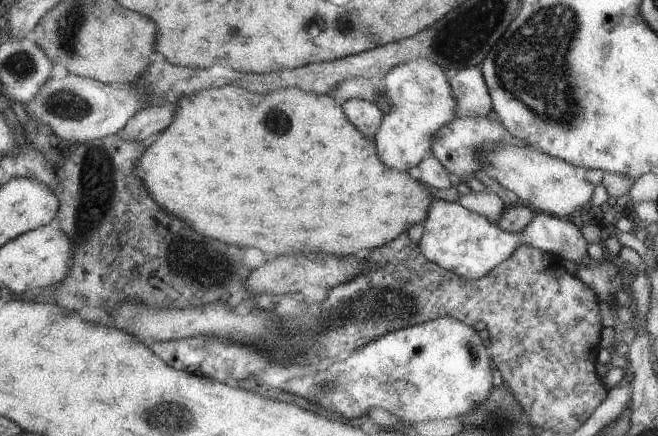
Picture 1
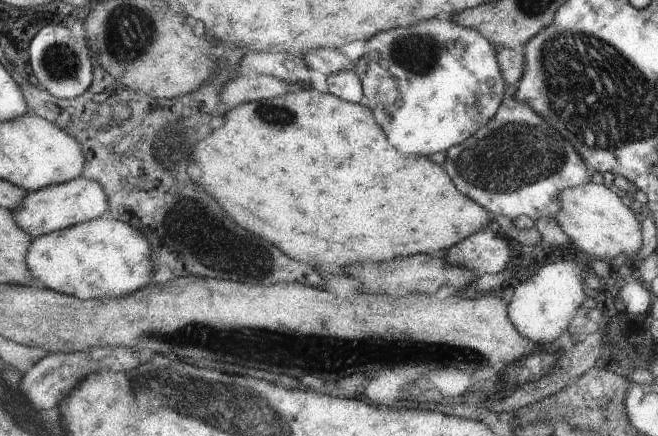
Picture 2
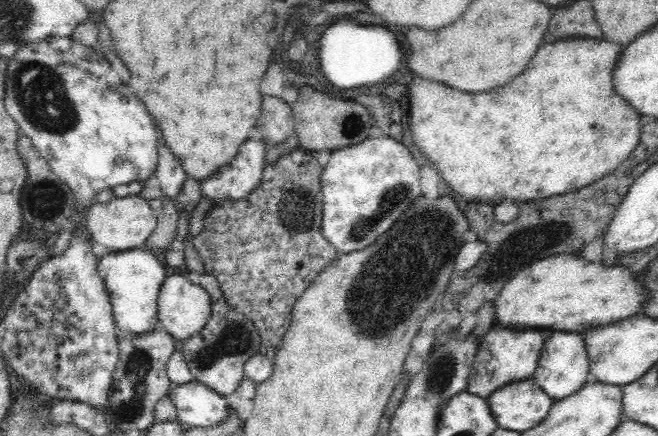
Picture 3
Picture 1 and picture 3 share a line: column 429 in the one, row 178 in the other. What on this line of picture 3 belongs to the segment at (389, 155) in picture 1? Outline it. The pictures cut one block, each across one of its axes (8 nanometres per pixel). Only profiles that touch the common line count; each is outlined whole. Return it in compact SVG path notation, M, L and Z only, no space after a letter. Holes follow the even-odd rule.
M71 36L68 37L46 37L40 40L24 43L16 52L12 54L8 68L6 68L6 84L4 84L4 108L8 112L8 116L18 124L18 128L22 130L22 134L26 134L30 138L31 143L36 147L36 150L48 161L48 164L54 169L54 172L62 179L68 187L74 191L76 195L75 208L85 209L92 202L91 198L102 189L114 188L118 185L124 185L135 181L136 179L144 179L146 181L150 176L154 177L155 168L157 167L157 138L154 134L154 120L148 114L144 102L136 96L132 84L126 84L118 75L118 72L112 68L110 61L106 56L98 54L93 47L84 46L76 41Z

